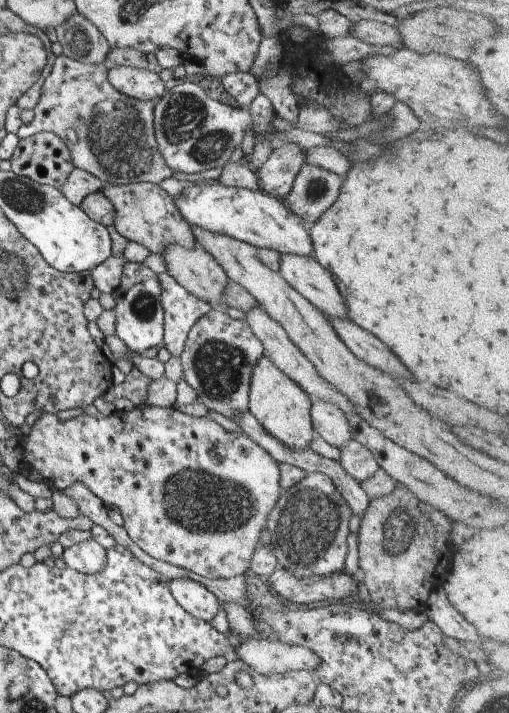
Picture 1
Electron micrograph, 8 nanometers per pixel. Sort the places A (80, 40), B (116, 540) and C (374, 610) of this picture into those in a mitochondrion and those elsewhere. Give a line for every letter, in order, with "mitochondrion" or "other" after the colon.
A: mitochondrion
B: other
C: other

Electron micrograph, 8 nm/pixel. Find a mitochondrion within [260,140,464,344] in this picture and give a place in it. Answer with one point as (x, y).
(317, 189)

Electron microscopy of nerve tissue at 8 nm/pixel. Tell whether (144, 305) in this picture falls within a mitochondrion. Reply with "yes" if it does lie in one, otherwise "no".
yes

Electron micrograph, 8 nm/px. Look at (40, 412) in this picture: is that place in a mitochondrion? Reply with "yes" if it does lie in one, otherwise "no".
no

